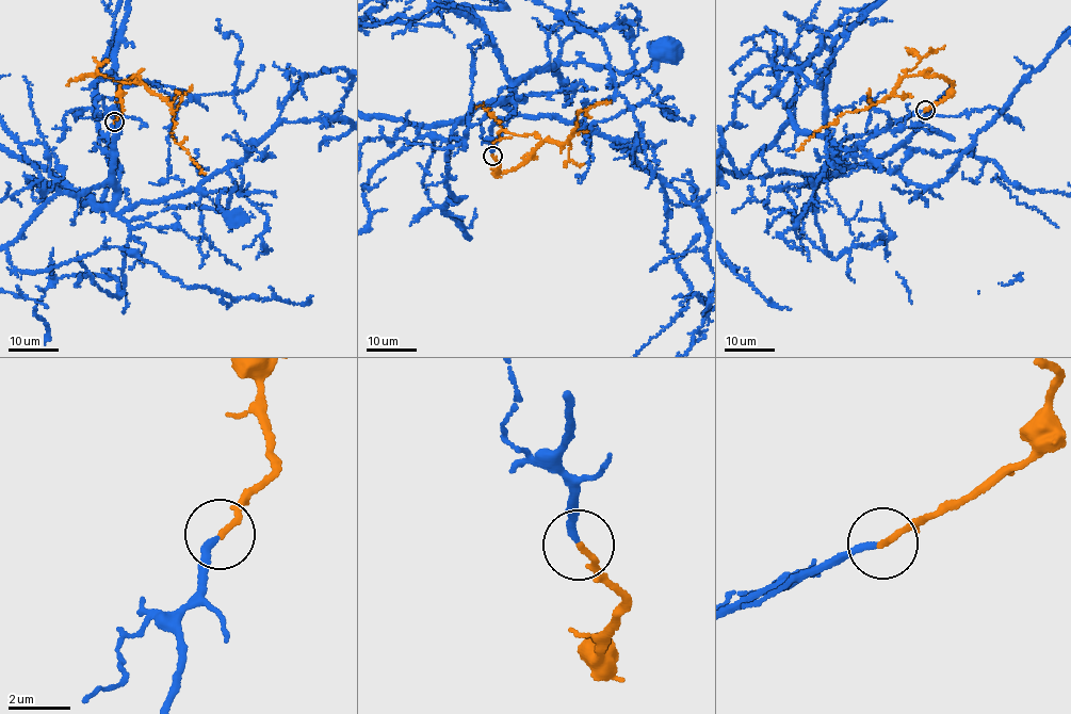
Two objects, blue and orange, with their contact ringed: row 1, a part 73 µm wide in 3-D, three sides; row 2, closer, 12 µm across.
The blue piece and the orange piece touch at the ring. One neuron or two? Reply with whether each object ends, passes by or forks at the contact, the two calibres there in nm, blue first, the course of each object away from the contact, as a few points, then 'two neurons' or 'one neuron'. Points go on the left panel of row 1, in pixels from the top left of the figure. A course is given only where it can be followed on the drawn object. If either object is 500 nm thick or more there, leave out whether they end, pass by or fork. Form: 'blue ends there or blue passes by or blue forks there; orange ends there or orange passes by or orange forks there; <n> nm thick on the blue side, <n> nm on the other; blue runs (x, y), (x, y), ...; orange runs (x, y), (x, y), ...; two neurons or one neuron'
blue ends there; orange ends there; 200 nm thick on the blue side, 190 nm on the other; blue runs (114, 120), (114, 214), (223, 212), (233, 169), (243, 217); orange runs (114, 120), (123, 111), (119, 86), (139, 78), (166, 99), (175, 123), (171, 132), (176, 143), (204, 173); one neuron

